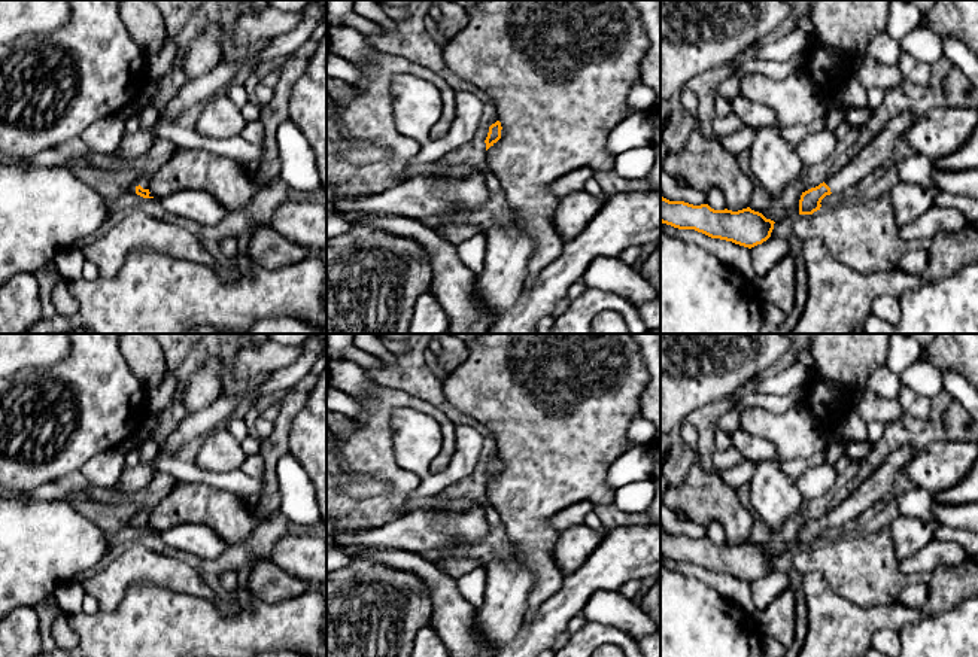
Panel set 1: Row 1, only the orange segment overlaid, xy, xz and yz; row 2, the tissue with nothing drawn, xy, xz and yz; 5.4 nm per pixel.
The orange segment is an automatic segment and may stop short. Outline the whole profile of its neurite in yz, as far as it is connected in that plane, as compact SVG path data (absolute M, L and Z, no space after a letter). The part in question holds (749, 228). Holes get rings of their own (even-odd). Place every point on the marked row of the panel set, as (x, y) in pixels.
M660 197L660 222L678 229L695 229L748 249L766 241L775 223L750 207L738 212L714 210L708 204L693 206L663 197Z

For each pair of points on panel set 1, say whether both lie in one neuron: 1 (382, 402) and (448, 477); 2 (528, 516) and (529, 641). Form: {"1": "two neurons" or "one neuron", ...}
{"1": "two neurons", "2": "two neurons"}

